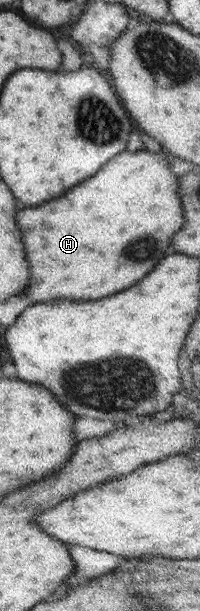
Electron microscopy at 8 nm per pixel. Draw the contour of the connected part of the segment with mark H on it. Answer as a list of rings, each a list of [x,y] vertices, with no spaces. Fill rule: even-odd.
[[[122,152],[112,158],[98,174],[68,190],[64,196],[44,206],[24,208],[16,214],[18,228],[30,264],[28,288],[20,294],[32,304],[52,300],[98,300],[118,290],[126,290],[142,280],[170,246],[170,238],[184,224],[178,196],[178,176],[170,168],[175,160],[166,160],[154,152]]]

